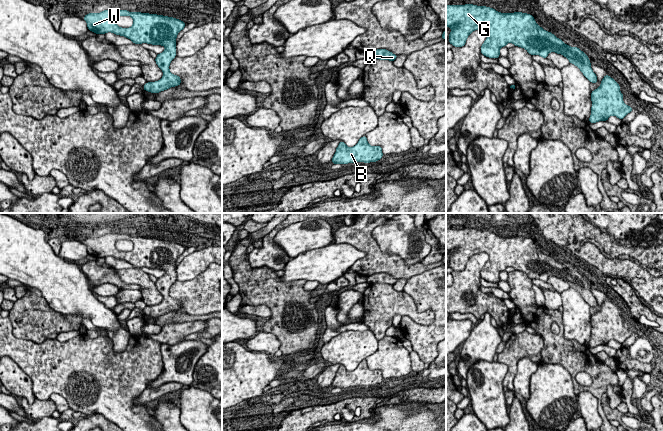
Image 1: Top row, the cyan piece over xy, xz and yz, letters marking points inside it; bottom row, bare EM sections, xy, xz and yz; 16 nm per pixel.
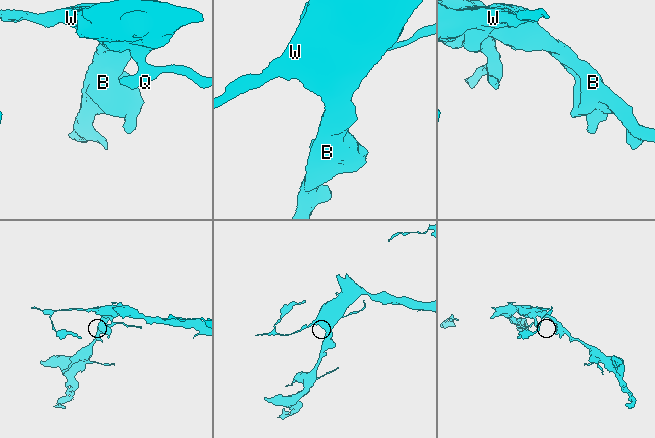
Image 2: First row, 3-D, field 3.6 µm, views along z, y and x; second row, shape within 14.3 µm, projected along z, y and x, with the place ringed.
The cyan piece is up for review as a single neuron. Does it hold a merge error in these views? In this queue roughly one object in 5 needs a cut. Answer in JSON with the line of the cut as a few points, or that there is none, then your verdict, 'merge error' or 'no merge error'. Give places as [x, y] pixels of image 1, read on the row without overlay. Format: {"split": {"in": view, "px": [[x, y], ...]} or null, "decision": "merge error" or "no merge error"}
{"split": null, "decision": "no merge error"}

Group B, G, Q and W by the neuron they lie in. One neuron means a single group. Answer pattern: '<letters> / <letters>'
B G Q W

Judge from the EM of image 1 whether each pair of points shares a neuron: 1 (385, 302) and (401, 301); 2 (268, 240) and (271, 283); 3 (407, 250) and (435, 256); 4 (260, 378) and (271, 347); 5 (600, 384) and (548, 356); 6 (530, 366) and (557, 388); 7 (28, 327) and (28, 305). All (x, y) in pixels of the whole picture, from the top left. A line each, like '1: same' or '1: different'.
1: same
2: different
3: different
4: different
5: same
6: different
7: same

